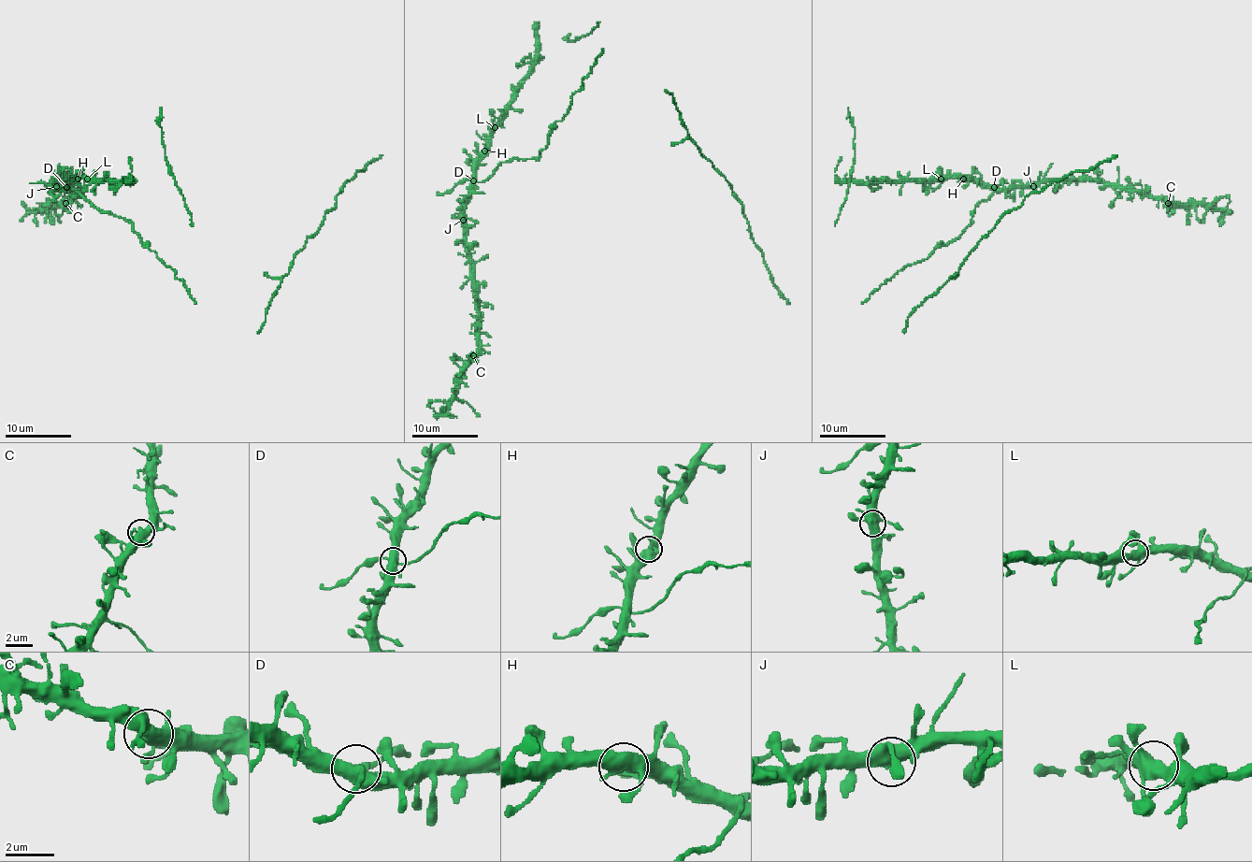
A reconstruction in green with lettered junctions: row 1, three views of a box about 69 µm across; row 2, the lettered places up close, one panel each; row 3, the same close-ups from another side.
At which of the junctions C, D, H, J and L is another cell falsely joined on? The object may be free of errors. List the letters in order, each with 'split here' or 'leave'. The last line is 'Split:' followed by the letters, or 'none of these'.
C: leave
D: leave
H: leave
J: leave
L: leave
Split: none of these

